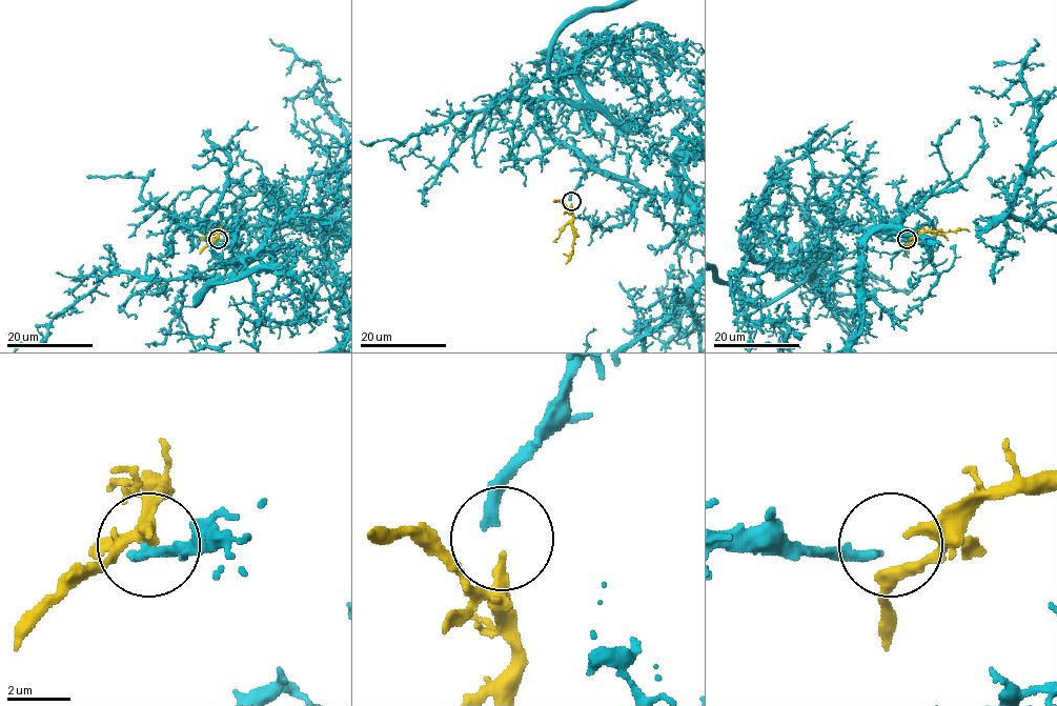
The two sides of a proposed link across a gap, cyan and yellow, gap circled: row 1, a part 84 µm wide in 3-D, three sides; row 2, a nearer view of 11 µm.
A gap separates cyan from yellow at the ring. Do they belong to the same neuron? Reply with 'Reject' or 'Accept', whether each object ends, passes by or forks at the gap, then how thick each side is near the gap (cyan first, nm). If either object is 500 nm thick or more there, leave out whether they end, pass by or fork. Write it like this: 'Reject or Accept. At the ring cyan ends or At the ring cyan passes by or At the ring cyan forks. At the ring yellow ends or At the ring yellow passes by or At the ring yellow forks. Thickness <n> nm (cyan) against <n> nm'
Accept. At the ring cyan ends. At the ring yellow ends. Thickness 320 nm (cyan) against 280 nm

